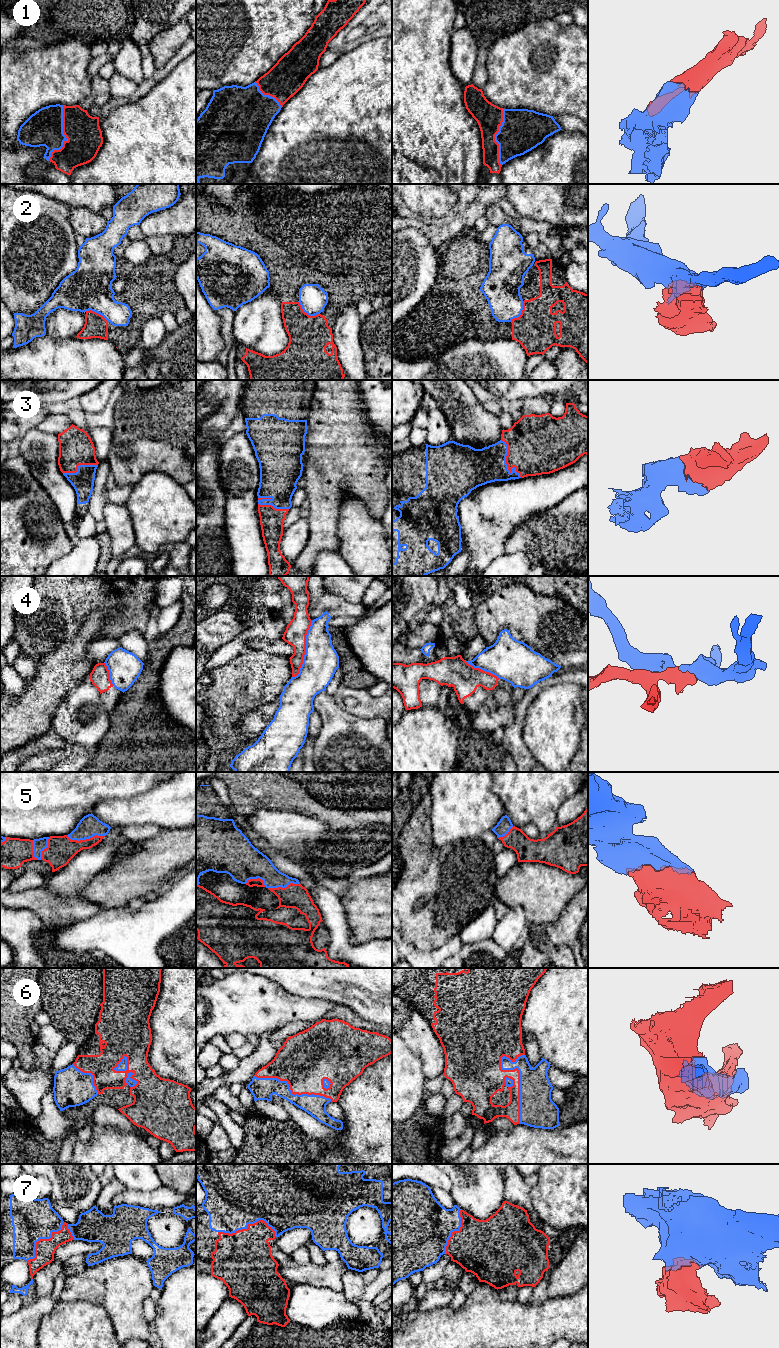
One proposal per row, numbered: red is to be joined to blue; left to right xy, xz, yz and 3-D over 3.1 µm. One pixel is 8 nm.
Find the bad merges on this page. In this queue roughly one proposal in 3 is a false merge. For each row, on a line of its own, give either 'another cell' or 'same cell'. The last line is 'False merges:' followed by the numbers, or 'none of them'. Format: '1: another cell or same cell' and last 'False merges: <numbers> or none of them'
1: same cell
2: another cell
3: same cell
4: another cell
5: same cell
6: same cell
7: another cell
False merges: 2, 4, 7

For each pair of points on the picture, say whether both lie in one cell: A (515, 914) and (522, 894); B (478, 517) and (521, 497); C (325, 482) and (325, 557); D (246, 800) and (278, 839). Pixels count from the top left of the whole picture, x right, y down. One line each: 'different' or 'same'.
A: different
B: same
C: different
D: different

